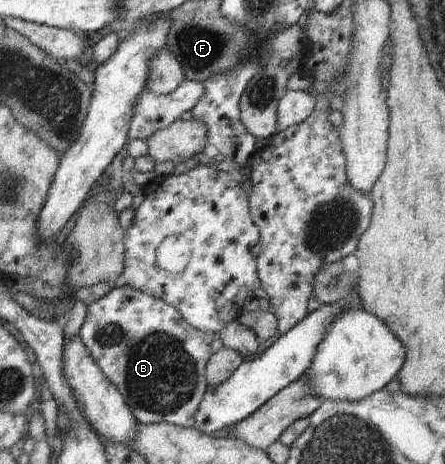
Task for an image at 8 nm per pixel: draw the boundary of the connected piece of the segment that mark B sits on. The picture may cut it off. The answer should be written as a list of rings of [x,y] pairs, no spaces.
[[[123,286],[113,289],[95,303],[88,303],[87,317],[78,337],[101,373],[121,393],[137,422],[195,427],[195,413],[208,389],[206,364],[212,357],[210,344],[217,334],[198,331],[165,301]]]

